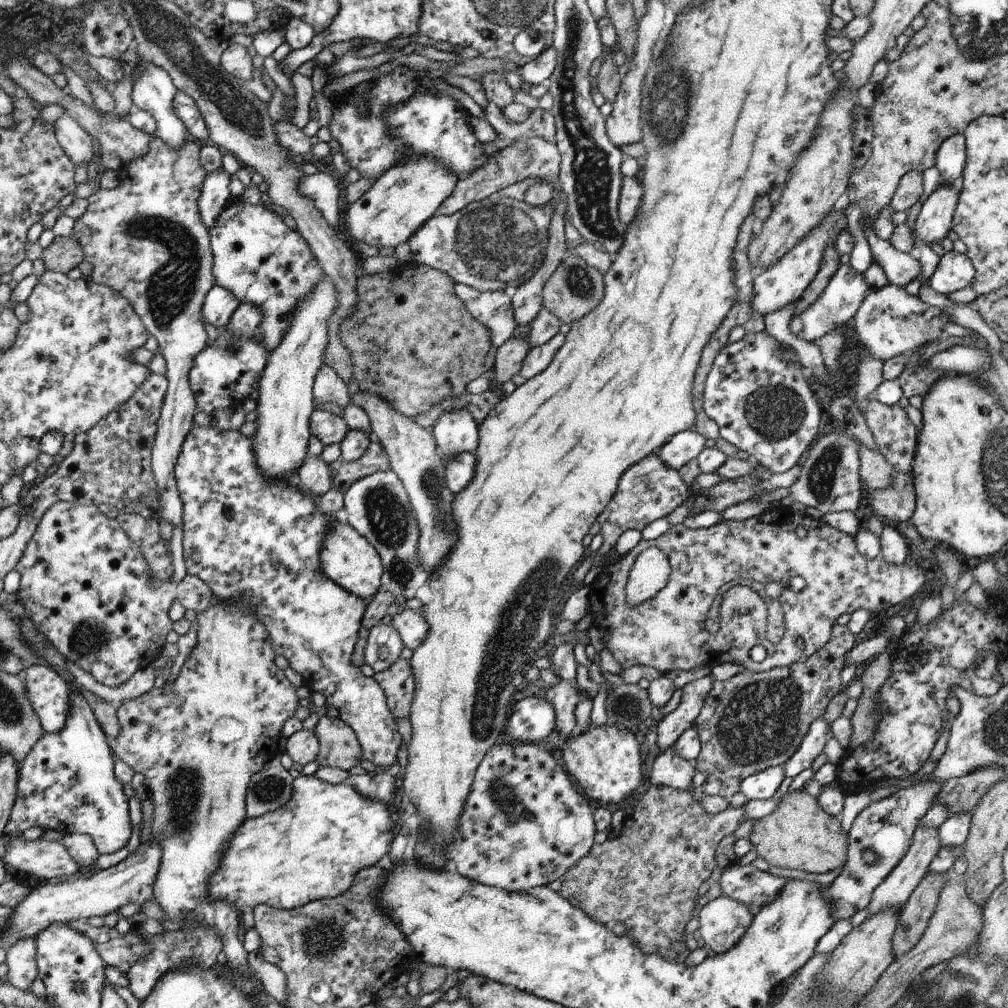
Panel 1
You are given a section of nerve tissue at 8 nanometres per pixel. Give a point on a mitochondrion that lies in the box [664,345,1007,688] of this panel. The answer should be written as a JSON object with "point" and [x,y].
{"point":[945,652]}

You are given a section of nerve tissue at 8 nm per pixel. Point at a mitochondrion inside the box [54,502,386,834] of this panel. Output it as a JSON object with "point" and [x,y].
{"point":[268,789]}

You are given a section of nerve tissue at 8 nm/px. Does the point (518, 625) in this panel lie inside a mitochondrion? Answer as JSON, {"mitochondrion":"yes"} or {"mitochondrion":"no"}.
{"mitochondrion":"yes"}

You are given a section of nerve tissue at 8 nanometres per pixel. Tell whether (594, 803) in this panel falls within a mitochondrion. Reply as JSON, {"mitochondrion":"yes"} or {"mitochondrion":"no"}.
{"mitochondrion":"no"}

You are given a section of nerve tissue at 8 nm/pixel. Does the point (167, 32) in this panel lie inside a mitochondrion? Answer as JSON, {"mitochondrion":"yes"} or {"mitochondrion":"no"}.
{"mitochondrion":"yes"}

